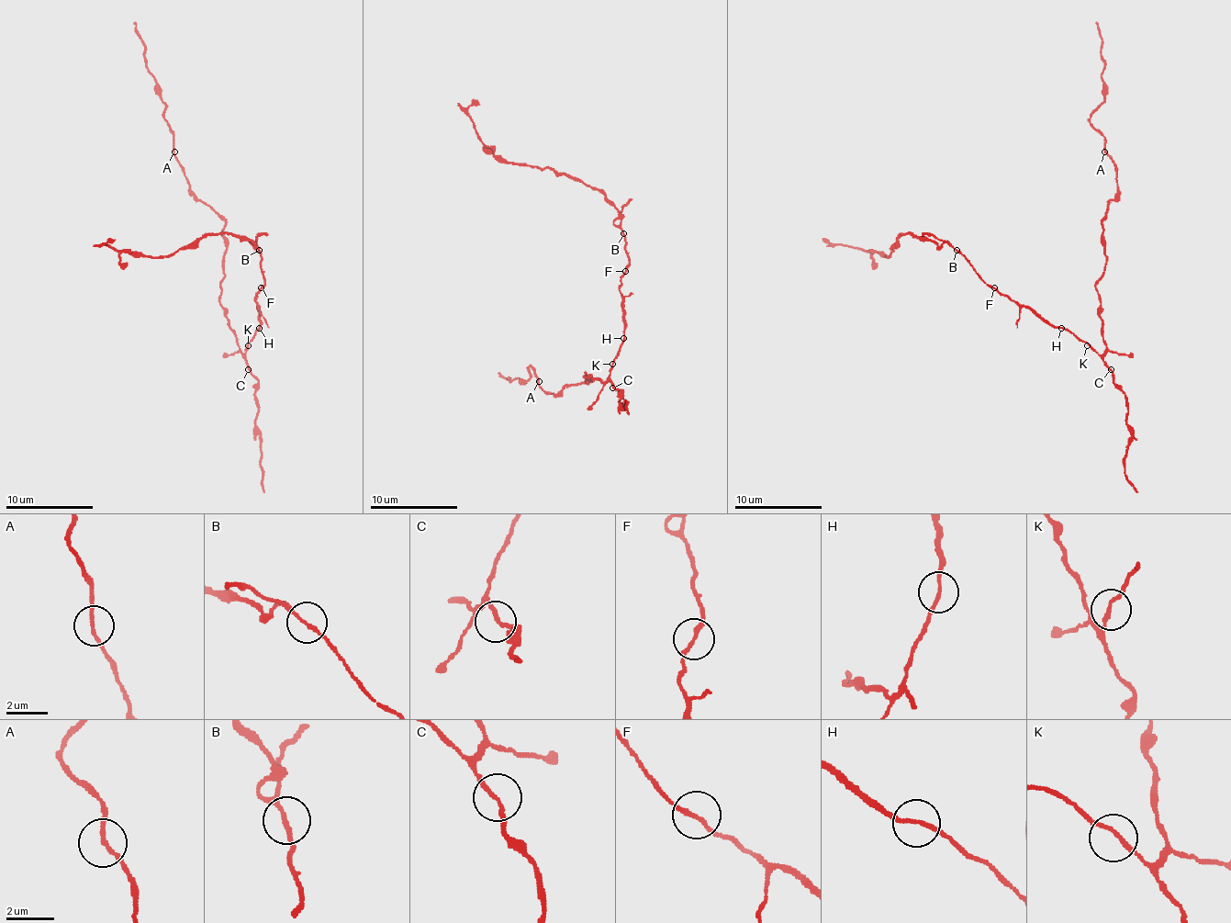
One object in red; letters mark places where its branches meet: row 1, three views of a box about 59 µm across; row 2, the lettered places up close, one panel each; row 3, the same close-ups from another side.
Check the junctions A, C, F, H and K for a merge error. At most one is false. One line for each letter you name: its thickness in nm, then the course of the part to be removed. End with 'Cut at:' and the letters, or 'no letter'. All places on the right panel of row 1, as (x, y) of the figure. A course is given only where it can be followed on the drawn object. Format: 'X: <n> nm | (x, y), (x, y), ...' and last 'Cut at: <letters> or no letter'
Cut at: no letter

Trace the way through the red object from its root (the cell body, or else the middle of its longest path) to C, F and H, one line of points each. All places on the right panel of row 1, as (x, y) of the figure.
C: (1090, 343), (1111, 369)
F: (1090, 343), (1080, 341), (1063, 328), (1046, 323), (1028, 309), (1017, 306), (993, 287)
H: (1090, 343), (1061, 328)

